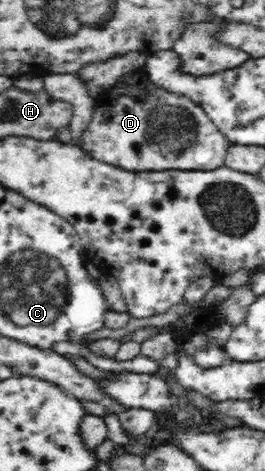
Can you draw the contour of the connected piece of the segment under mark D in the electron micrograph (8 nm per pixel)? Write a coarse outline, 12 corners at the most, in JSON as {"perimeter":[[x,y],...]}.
{"perimeter":[[124,79],[84,146],[125,170],[214,170],[232,144],[198,104]]}

